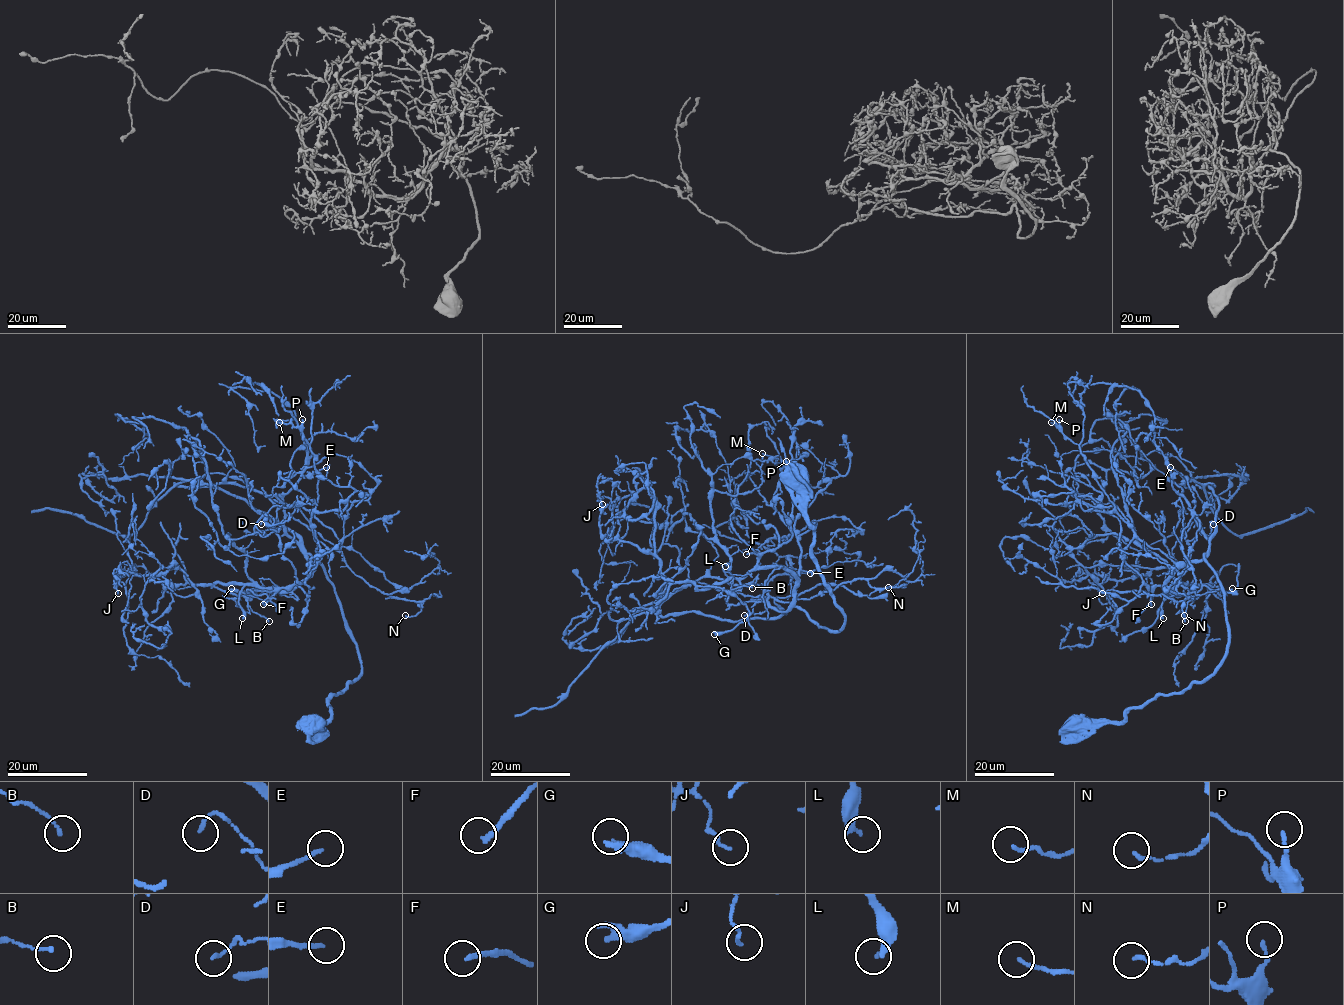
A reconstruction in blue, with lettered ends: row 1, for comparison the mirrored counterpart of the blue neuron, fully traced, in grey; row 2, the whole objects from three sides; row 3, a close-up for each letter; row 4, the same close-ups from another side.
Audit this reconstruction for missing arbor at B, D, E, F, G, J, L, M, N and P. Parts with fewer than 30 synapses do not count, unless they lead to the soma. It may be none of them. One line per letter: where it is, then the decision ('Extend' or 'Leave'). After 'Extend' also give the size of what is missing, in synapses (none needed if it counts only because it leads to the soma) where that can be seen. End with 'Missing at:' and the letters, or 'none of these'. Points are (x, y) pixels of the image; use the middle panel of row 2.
B: Place: (752, 588). Leave
D: Place: (744, 615). Leave
E: Place: (810, 573). Extend. Roughly 60 synapses
F: Place: (746, 554). Extend. Roughly 150 synapses
G: Place: (714, 634). Leave
J: Place: (602, 504). Leave
L: Place: (725, 566). Extend. Roughly 80 synapses
M: Place: (762, 453). Leave
N: Place: (888, 587). Leave
P: Place: (786, 461). Leave
Missing at: E, F, L

